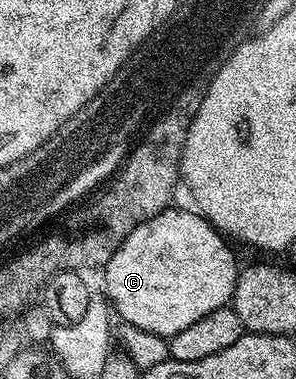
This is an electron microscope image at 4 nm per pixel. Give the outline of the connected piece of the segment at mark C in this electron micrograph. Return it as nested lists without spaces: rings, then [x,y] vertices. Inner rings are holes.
[[[176,205],[169,206],[148,222],[136,224],[110,257],[102,271],[103,290],[115,314],[120,314],[125,324],[146,329],[155,335],[171,337],[194,325],[194,321],[202,321],[206,313],[214,313],[214,309],[225,306],[231,300],[238,274],[236,259],[224,244],[225,236],[207,219],[195,218],[192,219],[188,211],[179,211]]]

